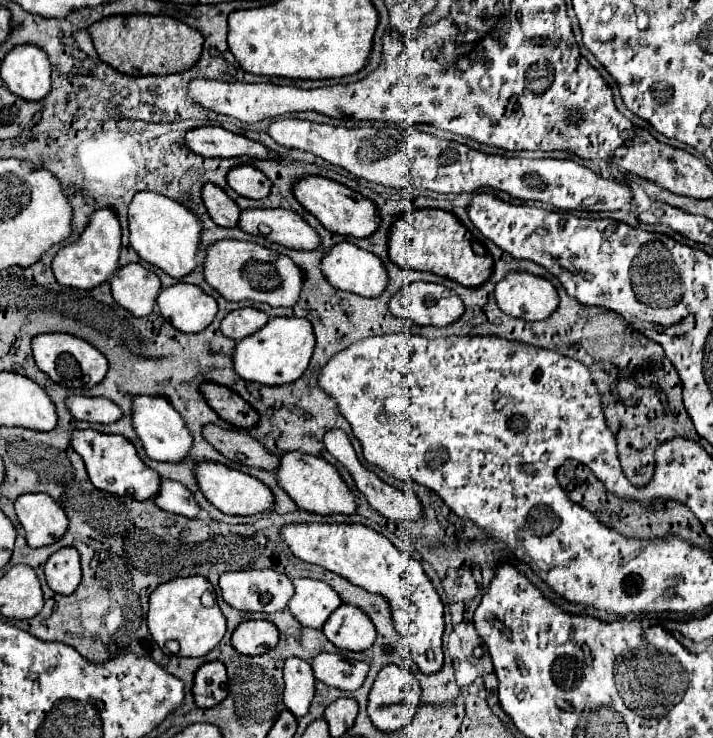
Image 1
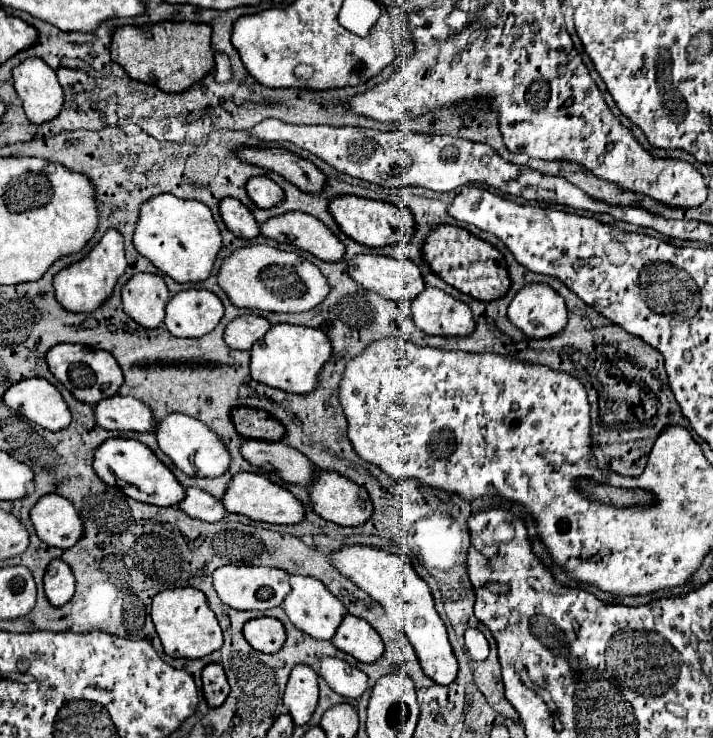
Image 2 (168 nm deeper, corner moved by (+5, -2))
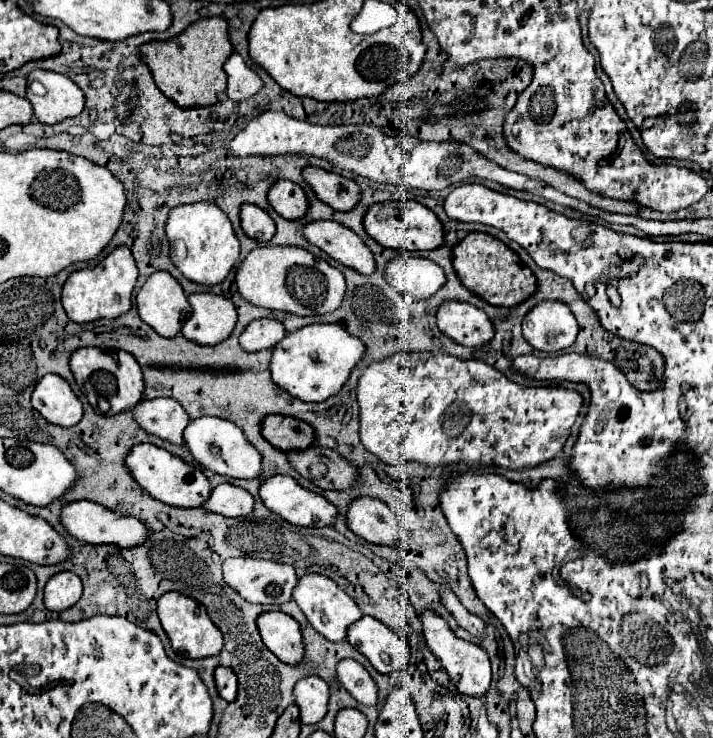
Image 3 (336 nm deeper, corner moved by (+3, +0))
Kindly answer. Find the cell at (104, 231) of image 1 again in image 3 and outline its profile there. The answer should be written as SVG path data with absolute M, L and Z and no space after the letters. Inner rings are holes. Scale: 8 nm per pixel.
M116 247L100 265L74 271L62 289L62 305L74 323L90 323L96 319L116 319L130 311L132 291L138 279L138 269L128 247Z

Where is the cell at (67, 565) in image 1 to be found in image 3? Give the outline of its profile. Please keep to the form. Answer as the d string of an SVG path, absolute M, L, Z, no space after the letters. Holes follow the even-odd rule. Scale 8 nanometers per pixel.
M62 571L50 577L44 589L44 605L48 611L64 611L82 597L82 581L72 571Z

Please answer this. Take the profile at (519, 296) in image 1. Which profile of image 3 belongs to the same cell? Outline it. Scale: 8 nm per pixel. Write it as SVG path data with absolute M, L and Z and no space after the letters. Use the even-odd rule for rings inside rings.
M542 301L522 321L524 339L544 353L568 349L578 335L578 323L566 303Z

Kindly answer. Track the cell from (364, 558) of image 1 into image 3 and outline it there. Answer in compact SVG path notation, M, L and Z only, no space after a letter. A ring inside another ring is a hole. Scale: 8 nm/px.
M428 609L420 613L420 619L422 619L428 647L432 647L432 653L436 653L436 657L448 671L448 675L454 681L454 685L458 687L458 691L464 695L470 695L470 697L484 697L490 689L490 679L492 679L492 669L490 669L490 659L488 659L486 649L482 645L458 639L452 633L452 629L448 627L448 623Z

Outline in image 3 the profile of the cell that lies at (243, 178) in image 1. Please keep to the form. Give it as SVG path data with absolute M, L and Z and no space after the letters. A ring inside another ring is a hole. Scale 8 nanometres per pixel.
M278 181L276 185L272 185L272 189L268 191L268 201L276 213L290 221L302 219L310 207L304 189L292 181Z

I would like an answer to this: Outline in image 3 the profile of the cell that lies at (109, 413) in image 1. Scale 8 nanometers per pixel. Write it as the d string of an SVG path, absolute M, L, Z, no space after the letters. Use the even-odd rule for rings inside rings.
M144 399L132 411L138 425L148 433L174 445L184 445L184 429L188 427L192 417L184 413L184 407L176 399Z

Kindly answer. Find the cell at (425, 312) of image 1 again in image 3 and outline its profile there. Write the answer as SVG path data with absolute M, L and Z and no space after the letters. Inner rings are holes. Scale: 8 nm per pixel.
M448 301L438 309L438 327L444 335L464 347L484 347L494 337L494 325L488 315L460 301Z

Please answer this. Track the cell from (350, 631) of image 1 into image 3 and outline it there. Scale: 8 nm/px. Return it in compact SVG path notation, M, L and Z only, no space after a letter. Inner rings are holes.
M368 615L348 627L348 643L366 655L378 673L398 673L410 663L408 641Z

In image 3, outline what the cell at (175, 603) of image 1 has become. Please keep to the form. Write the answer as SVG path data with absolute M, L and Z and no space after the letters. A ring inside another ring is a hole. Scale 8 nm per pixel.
M174 591L162 595L160 601L158 601L158 617L162 621L164 631L168 633L170 641L172 641L174 651L186 651L186 655L192 657L192 659L204 659L204 657L210 657L210 655L218 655L224 647L222 633L212 623L212 619L208 617L204 605L192 601L186 595L180 595L180 593L174 593Z

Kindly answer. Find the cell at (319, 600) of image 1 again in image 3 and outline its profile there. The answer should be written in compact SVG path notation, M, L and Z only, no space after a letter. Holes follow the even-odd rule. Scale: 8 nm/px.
M314 573L304 575L298 581L292 597L300 605L300 609L306 613L308 621L312 623L312 627L320 635L324 635L328 641L344 641L348 627L362 617L362 611L356 605L356 601L346 591L342 591L332 579L328 579L324 575L314 575Z

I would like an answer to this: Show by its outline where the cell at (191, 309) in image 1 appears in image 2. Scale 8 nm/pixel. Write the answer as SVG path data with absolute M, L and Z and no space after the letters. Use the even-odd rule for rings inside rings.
M188 289L170 297L164 327L174 337L202 337L210 333L224 315L220 299L204 289Z

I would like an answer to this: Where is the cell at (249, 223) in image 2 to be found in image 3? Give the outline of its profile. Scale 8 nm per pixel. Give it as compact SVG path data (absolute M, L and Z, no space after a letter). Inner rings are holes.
M246 205L240 213L242 213L240 215L242 229L250 239L254 239L258 243L268 243L274 237L276 223L264 209L260 209L256 205Z

